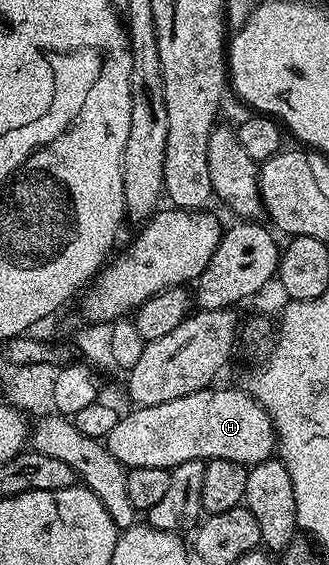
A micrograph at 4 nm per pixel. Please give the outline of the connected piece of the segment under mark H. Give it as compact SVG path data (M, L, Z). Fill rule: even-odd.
M207 387L184 395L182 398L171 399L156 406L131 408L131 413L123 412L118 418L116 427L104 439L106 450L127 470L136 467L160 467L175 469L180 463L189 461L211 461L212 459L232 459L232 463L240 463L247 467L259 465L261 461L269 461L276 453L274 424L264 407L245 388L214 389Z

